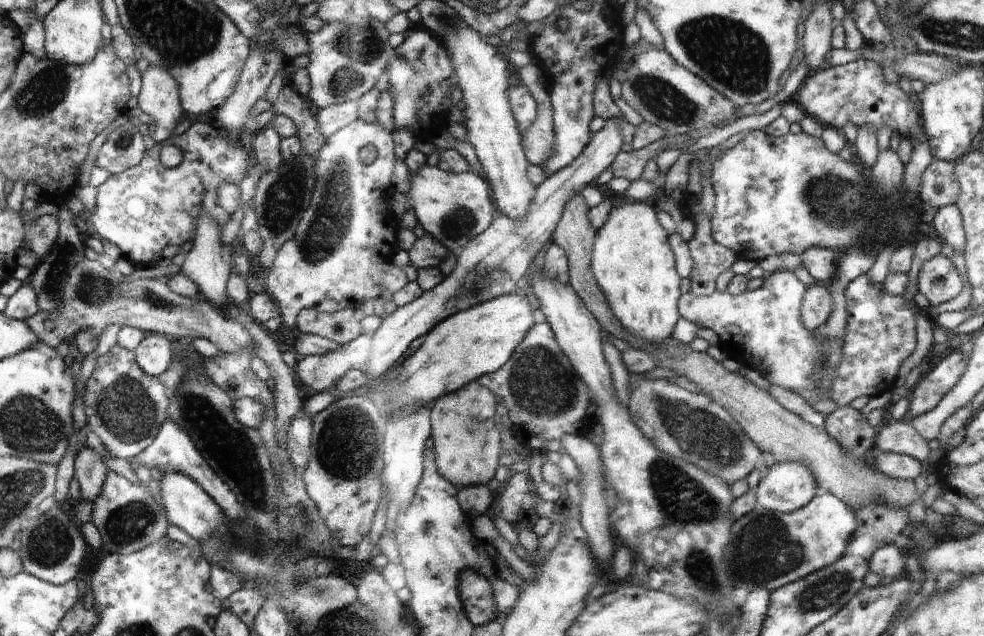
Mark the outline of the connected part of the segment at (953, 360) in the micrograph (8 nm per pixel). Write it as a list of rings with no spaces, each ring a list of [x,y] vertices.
[[[955,350],[942,359],[926,378],[922,378],[920,384],[913,386],[908,421],[931,411],[940,402],[964,374],[968,358],[966,350]]]

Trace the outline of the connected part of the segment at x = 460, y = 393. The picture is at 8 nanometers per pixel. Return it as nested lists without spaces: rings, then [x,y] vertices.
[[[476,380],[437,398],[432,406],[431,438],[434,440],[436,468],[456,488],[486,485],[496,474],[498,458],[503,450],[500,433],[494,425],[497,402],[493,392]]]

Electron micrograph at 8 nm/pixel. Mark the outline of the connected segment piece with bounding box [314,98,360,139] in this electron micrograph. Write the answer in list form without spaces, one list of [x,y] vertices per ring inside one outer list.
[[[360,98],[323,109],[315,109],[315,119],[323,139],[359,119],[359,100]]]

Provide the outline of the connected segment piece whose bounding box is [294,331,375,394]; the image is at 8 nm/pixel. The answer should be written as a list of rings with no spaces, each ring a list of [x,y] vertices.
[[[375,332],[360,335],[322,356],[299,358],[294,366],[296,379],[308,393],[333,391],[346,371],[357,368],[366,349],[371,348]]]

